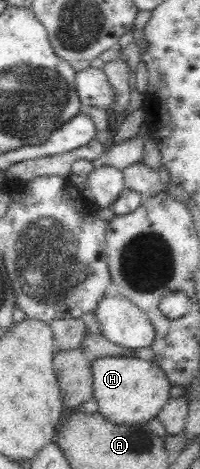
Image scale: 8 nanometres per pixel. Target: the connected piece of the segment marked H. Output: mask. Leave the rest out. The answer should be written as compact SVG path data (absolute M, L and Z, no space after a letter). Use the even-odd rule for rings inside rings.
M132 354L102 356L91 362L92 394L104 418L116 424L146 423L170 400L170 381L153 360L142 360Z

